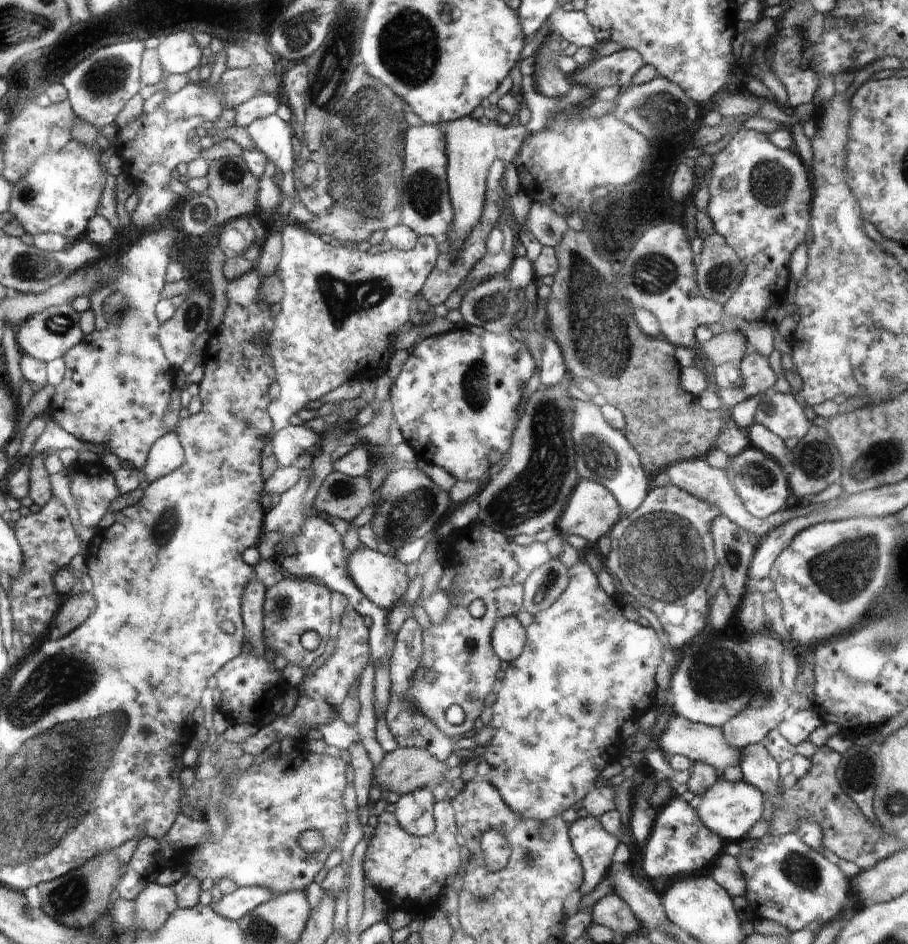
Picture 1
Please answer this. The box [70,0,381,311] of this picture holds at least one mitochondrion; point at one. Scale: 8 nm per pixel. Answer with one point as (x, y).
(339, 50)

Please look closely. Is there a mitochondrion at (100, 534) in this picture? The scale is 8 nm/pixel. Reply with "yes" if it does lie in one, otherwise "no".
no

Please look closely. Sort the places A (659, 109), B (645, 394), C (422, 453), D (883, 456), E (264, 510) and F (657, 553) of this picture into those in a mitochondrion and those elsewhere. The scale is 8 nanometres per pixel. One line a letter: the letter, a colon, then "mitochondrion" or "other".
A: mitochondrion
B: other
C: other
D: mitochondrion
E: other
F: mitochondrion

